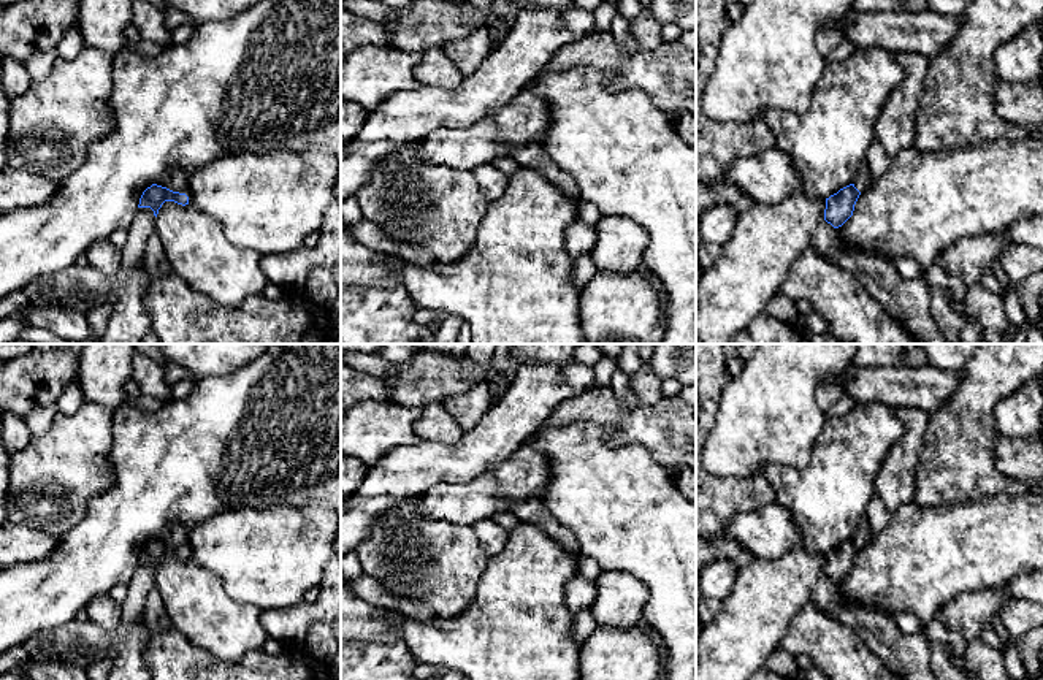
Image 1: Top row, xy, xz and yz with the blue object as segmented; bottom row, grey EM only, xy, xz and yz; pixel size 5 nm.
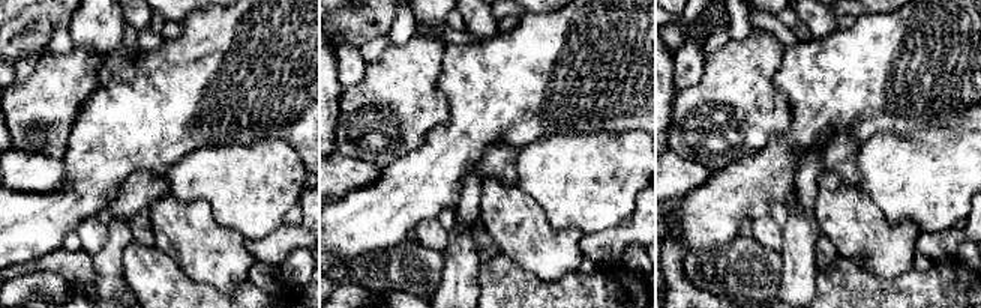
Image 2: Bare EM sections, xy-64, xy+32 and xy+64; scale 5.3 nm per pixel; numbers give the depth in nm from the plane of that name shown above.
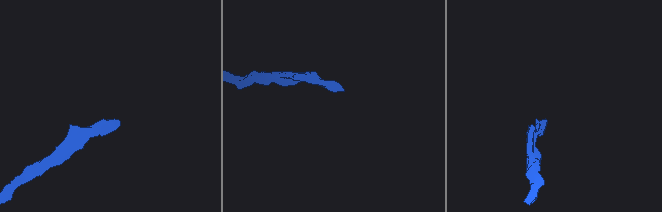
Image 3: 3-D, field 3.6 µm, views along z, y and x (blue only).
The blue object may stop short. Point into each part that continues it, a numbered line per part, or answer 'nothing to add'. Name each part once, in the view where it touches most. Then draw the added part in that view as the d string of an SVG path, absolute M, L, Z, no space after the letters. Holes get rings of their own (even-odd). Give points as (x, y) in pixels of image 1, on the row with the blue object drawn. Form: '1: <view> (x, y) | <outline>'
1: xy (178, 181) | M185 171L168 173L165 179L159 181L157 185L166 187L173 192L185 193L189 197L189 178Z

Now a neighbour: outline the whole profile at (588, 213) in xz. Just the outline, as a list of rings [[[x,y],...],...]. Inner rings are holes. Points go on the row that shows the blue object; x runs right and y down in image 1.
[[[580,201],[579,203],[579,220],[590,223],[590,225],[598,225],[599,219],[602,217],[601,211],[588,203],[588,201]]]

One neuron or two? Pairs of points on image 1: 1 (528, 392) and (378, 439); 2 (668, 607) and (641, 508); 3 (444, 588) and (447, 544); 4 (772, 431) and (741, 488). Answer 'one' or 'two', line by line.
1: two
2: one
3: one
4: two

